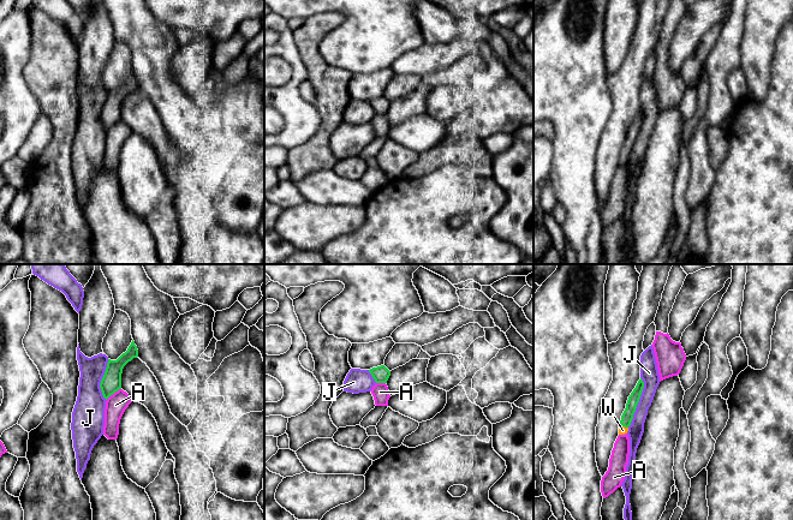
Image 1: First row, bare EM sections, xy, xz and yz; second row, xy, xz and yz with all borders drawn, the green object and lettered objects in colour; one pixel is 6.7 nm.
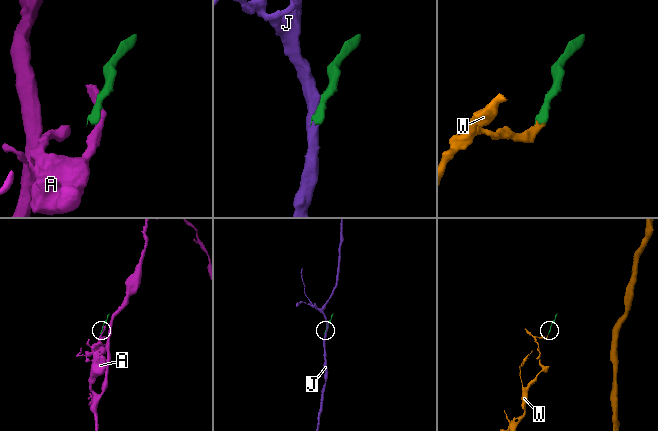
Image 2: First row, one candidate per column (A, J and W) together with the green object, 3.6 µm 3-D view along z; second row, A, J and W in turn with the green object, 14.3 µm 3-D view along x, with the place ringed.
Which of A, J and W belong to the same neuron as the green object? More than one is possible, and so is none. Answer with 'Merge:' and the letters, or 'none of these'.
Merge: W

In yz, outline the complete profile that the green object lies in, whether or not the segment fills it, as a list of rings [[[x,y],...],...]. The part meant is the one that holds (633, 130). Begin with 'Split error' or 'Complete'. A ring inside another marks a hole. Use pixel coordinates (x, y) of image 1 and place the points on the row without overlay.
Split error. [[[640,109],[638,112],[636,119],[633,120],[631,126],[628,127],[626,139],[625,139],[622,147],[621,147],[621,151],[620,151],[620,155],[619,155],[619,166],[627,165],[628,157],[631,156],[631,153],[633,150],[633,145],[634,145],[637,136],[639,133],[643,119],[644,119],[644,113]]]

